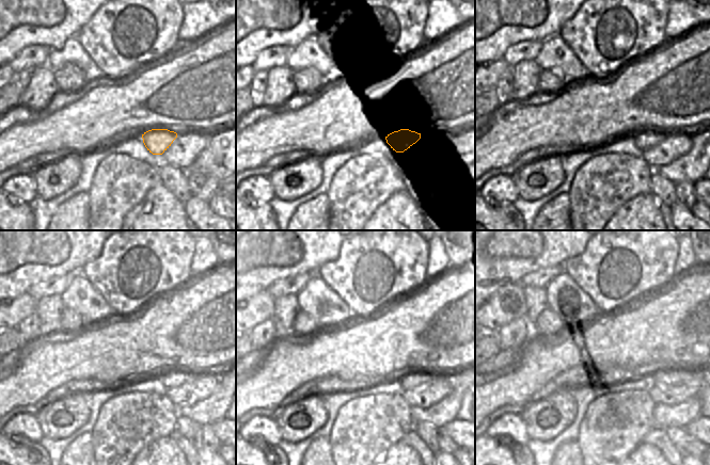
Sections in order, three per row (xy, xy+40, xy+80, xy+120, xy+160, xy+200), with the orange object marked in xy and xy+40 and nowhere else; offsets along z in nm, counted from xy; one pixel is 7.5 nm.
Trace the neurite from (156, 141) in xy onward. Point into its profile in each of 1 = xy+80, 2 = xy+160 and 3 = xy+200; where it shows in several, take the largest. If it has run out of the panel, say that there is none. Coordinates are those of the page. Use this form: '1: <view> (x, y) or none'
1: xy+80 (643, 140)
2: xy+160 (411, 380)
3: xy+200 (689, 375)

